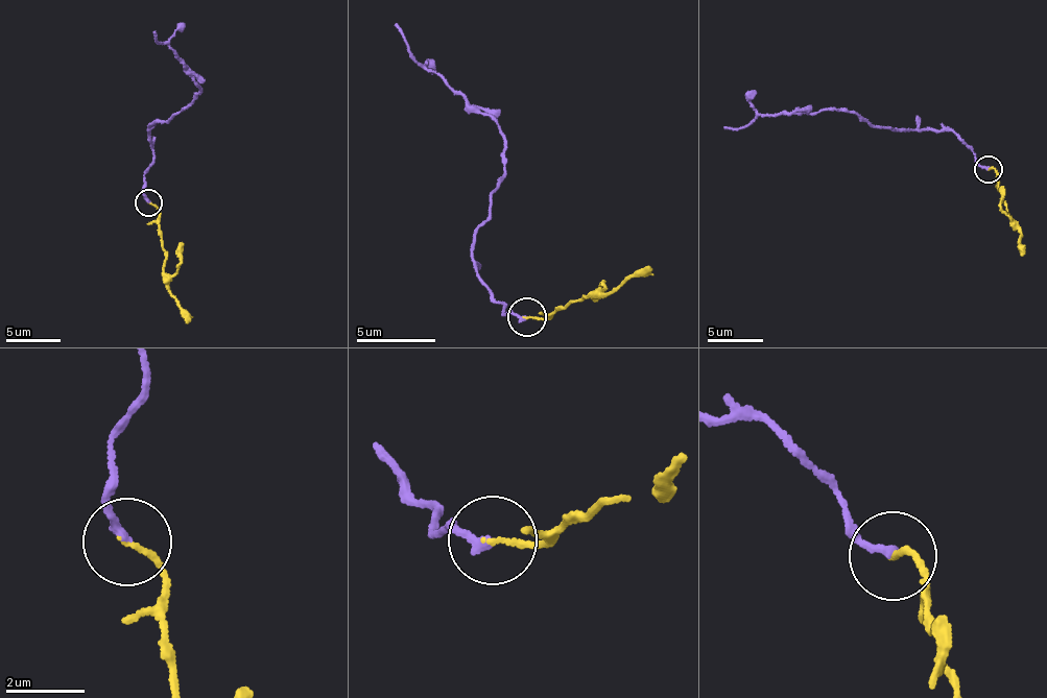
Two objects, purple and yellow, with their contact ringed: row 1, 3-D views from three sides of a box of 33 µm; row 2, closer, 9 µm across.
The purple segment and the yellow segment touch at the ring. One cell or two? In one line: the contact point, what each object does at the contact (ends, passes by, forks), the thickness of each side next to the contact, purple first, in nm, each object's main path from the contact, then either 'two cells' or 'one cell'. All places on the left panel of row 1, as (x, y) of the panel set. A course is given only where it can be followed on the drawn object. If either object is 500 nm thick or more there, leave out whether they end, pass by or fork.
(148, 202) | purple ends | yellow ends | 240/140 nm | purple via (149, 203), (145, 181), (155, 153), (148, 130), (156, 118), (166, 123), (201, 90), (157, 42), (155, 30) | yellow via (149, 203), (159, 211), (167, 290), (189, 323) | one cell

